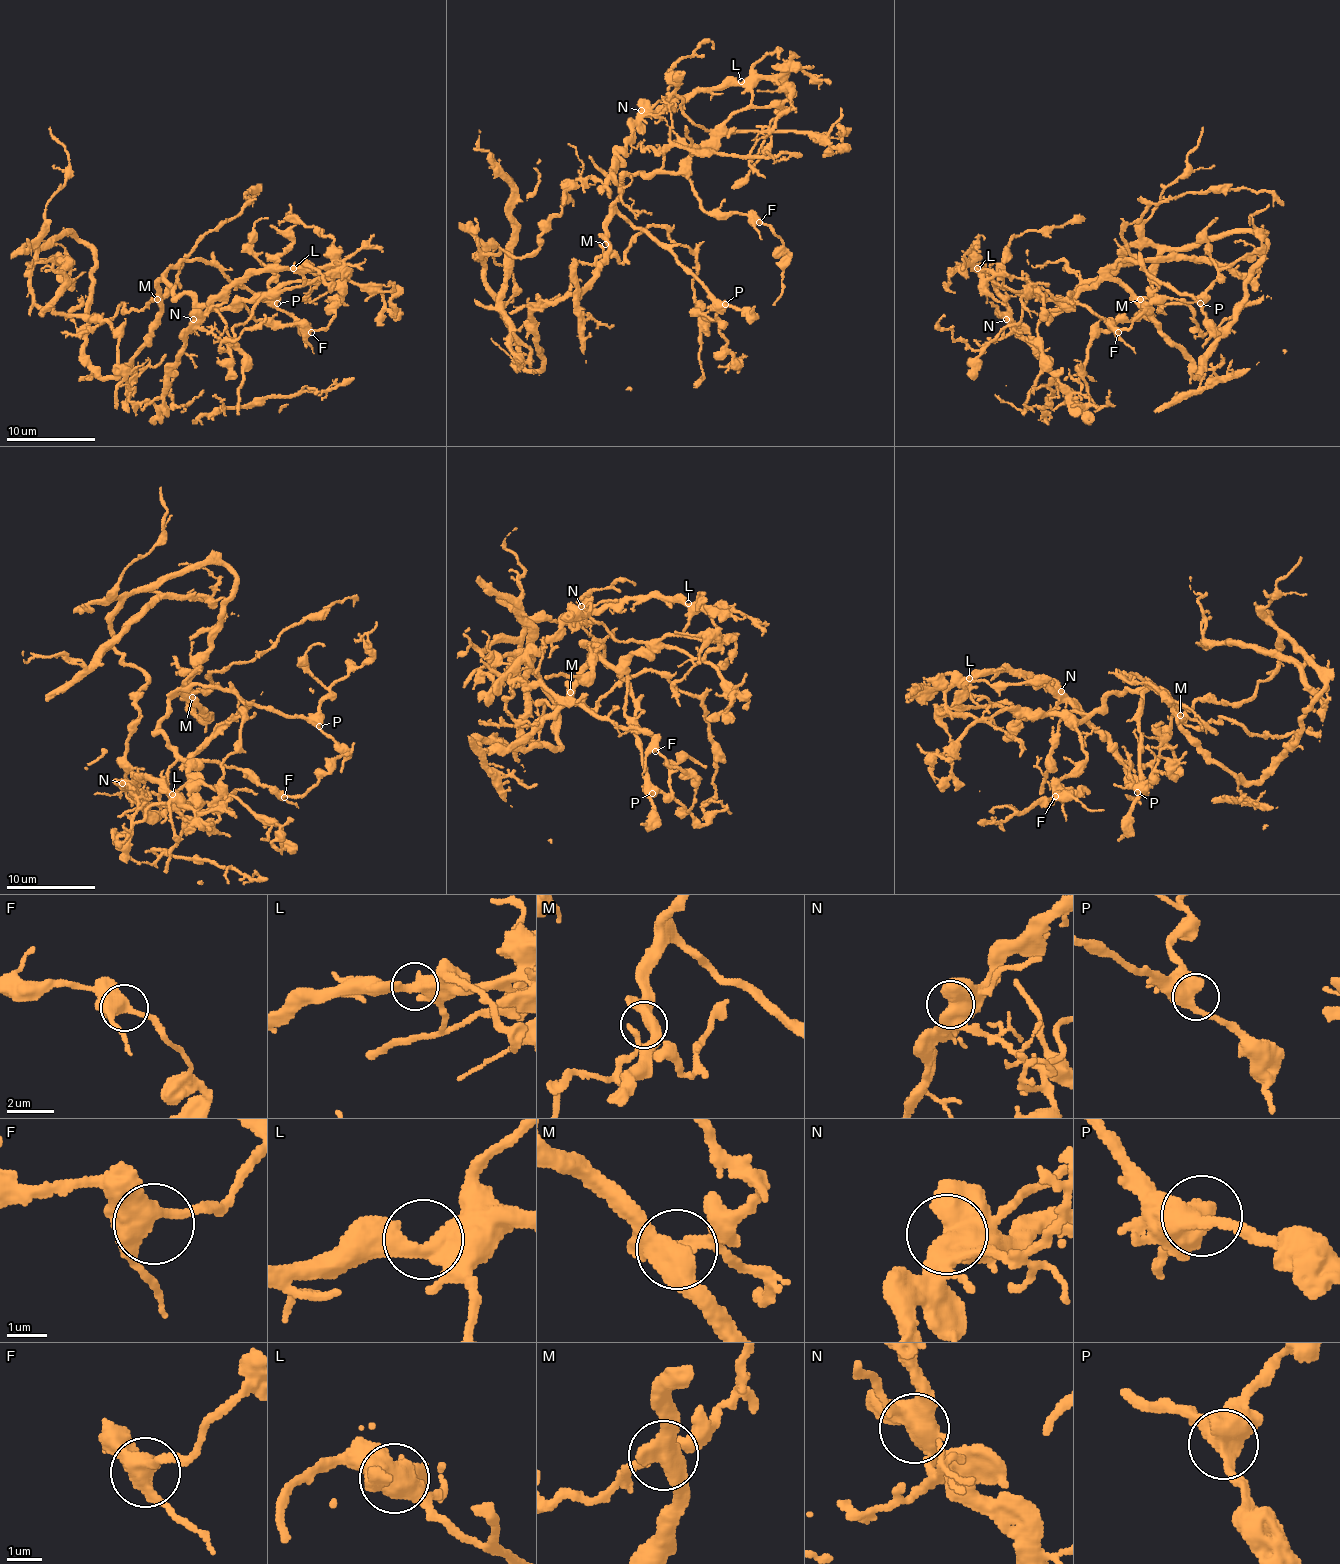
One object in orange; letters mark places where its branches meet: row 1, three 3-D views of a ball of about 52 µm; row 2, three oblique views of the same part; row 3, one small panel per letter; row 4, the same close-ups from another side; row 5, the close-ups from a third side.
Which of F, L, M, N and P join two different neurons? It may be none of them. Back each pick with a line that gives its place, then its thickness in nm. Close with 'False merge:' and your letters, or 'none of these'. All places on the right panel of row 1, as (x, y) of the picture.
False merge: none of these

